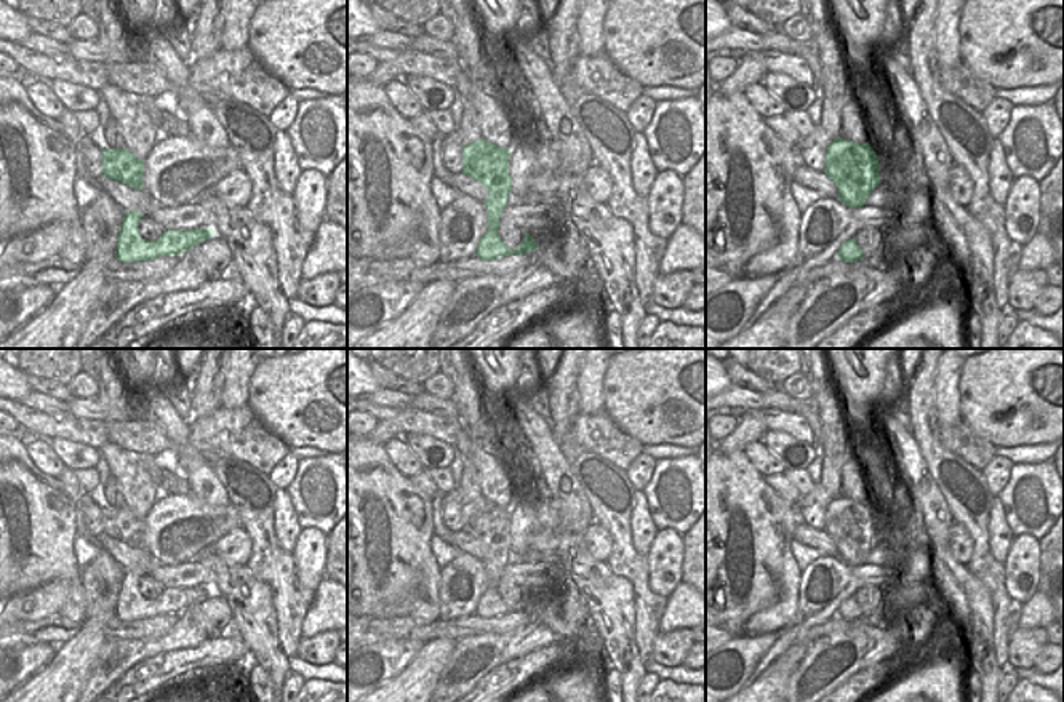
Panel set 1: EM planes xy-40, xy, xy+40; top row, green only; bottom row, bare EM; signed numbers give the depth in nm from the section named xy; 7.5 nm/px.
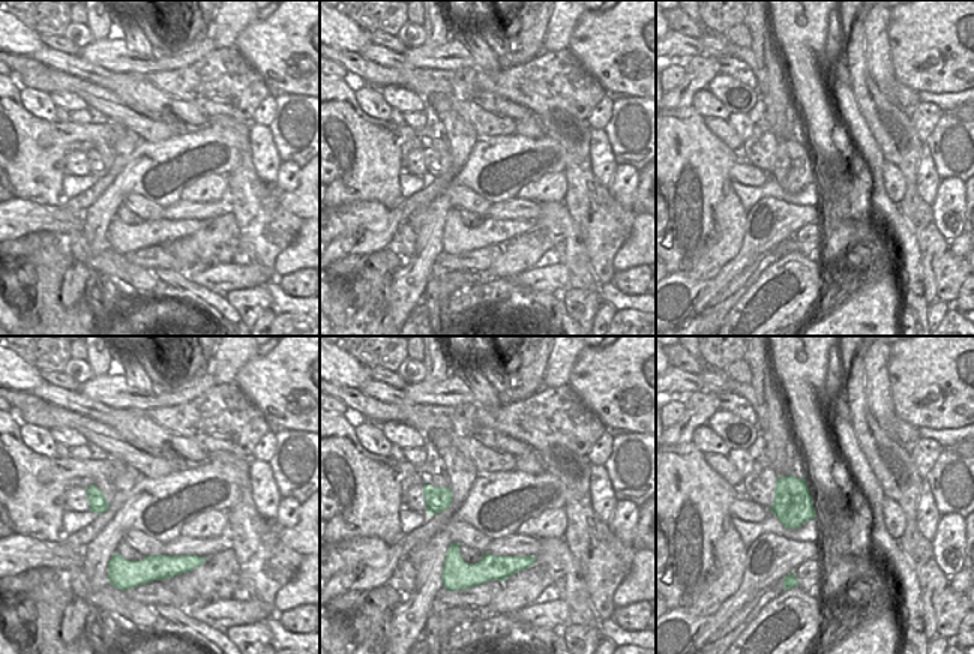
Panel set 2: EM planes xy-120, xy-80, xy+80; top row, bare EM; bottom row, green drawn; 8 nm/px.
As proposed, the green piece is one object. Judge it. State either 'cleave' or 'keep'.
cleave

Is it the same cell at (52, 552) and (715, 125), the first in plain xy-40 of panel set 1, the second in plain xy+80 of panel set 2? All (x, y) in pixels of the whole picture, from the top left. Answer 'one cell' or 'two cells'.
two cells

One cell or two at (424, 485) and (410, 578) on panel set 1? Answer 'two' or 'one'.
two

